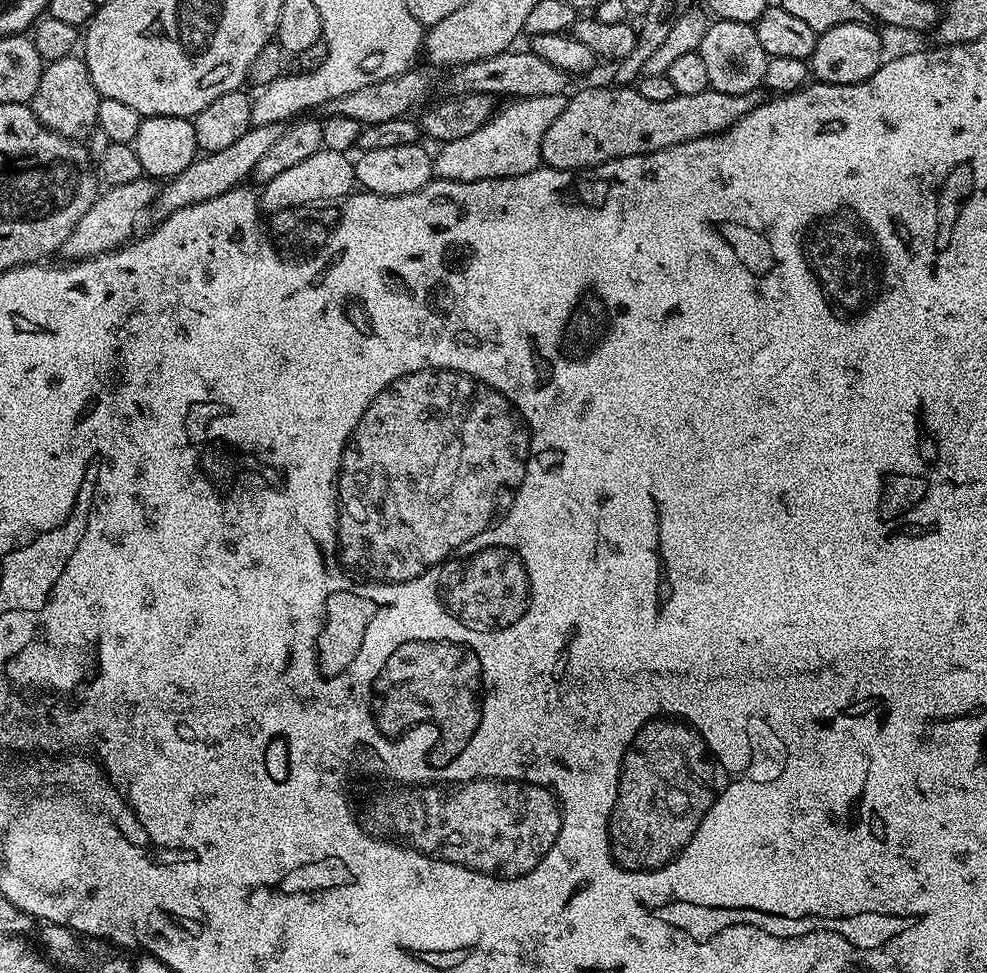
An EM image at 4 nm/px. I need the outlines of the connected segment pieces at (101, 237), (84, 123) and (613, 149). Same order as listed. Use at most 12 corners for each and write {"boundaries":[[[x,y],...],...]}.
{"boundaries":[[[152,178],[105,187],[62,249],[89,260],[129,243]],[[73,54],[45,63],[32,113],[50,130],[84,138],[100,92]],[[584,88],[550,122],[540,159],[576,171],[737,124],[746,94],[642,98]]]}

